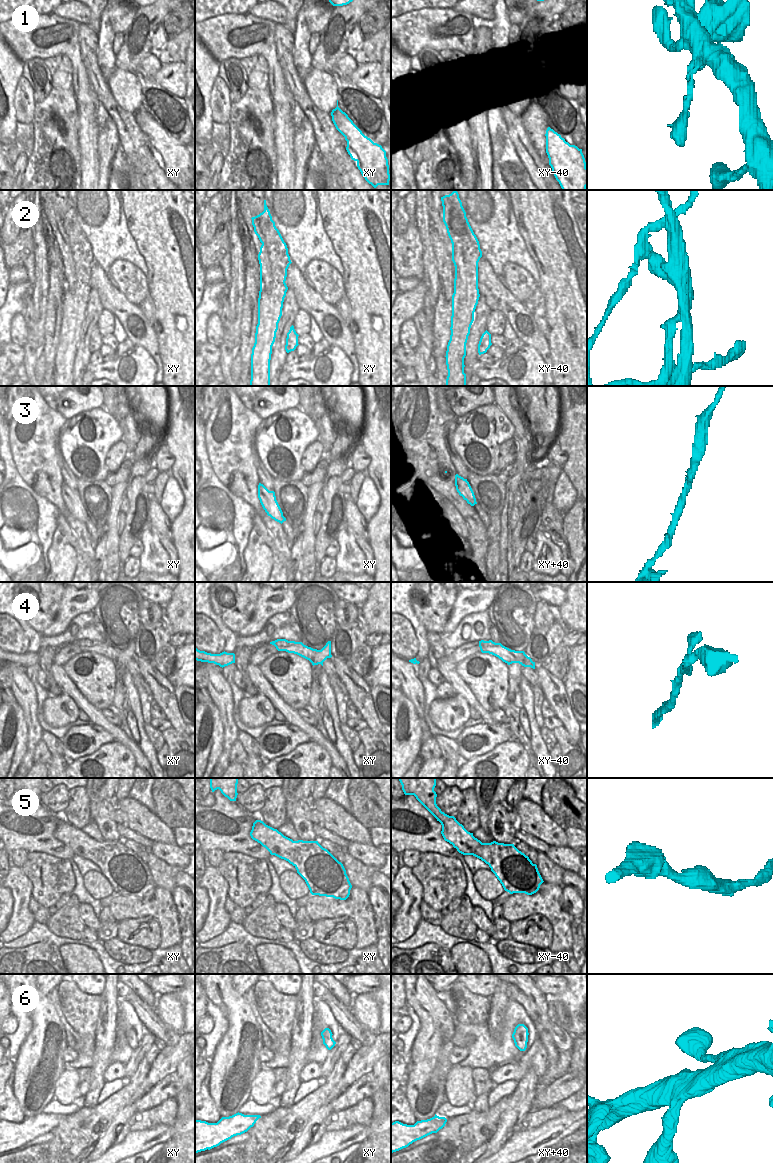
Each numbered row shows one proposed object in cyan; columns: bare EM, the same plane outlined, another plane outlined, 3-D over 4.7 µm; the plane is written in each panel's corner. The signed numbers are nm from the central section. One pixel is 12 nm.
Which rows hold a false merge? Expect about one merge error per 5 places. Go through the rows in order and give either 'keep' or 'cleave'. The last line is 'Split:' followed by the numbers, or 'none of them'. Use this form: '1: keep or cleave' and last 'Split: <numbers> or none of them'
1: keep
2: cleave
3: keep
4: keep
5: keep
6: keep
Split: 2

